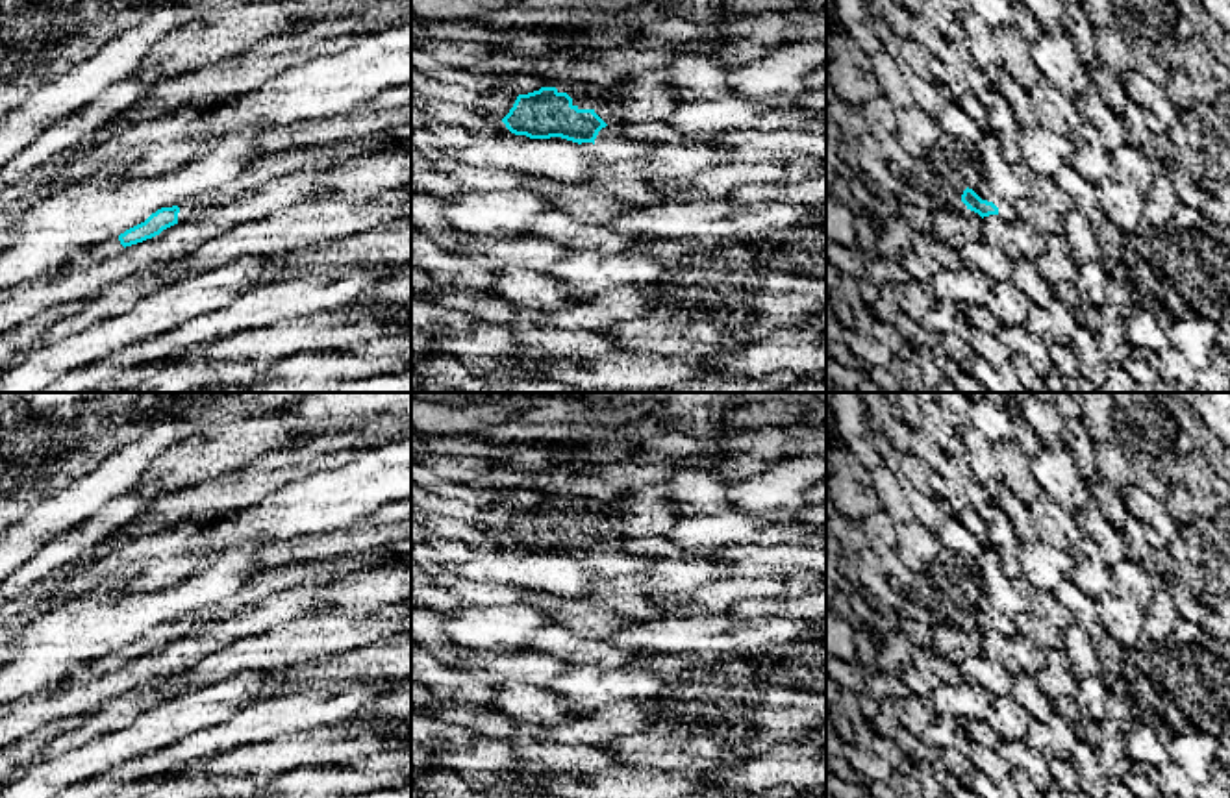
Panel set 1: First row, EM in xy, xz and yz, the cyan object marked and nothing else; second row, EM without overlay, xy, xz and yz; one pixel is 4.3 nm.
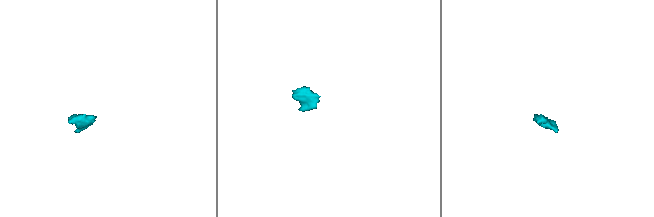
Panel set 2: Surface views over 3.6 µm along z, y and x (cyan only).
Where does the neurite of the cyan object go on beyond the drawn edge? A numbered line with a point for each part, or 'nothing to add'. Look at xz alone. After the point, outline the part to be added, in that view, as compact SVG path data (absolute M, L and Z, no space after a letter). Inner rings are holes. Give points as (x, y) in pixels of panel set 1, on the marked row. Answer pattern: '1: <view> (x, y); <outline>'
1: xz (497, 128); M491 120L487 135L502 137L502 135L515 135L515 133L511 133L502 120Z

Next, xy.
1: xy (191, 208); M189 198L189 200L182 202L178 207L180 207L178 222L183 222L185 218L195 218L195 217L213 209L215 204L204 202L200 198Z
2: xy (91, 254); M119 237L107 243L100 243L94 246L82 248L74 252L59 268L50 272L52 276L69 274L87 265L94 265L106 257L117 256L124 246Z

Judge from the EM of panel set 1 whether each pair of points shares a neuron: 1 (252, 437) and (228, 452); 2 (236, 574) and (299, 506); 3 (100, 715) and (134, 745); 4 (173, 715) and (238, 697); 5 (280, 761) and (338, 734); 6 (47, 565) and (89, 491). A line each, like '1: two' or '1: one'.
1: one
2: two
3: two
4: one
5: one
6: two

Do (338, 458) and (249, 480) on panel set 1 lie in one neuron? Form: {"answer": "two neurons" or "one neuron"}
{"answer": "one neuron"}

